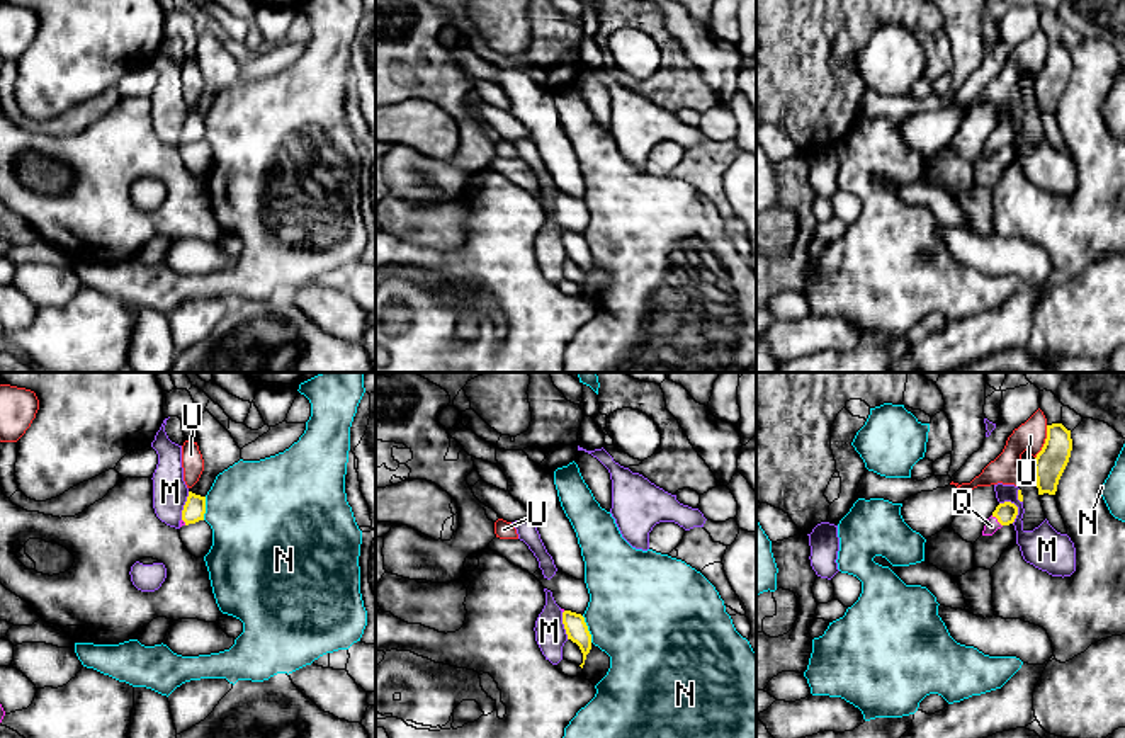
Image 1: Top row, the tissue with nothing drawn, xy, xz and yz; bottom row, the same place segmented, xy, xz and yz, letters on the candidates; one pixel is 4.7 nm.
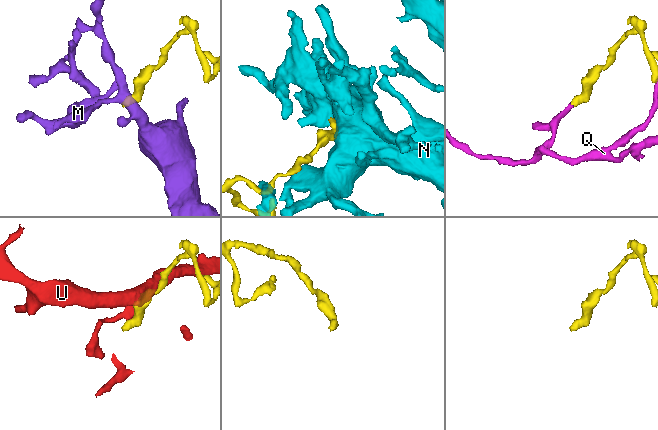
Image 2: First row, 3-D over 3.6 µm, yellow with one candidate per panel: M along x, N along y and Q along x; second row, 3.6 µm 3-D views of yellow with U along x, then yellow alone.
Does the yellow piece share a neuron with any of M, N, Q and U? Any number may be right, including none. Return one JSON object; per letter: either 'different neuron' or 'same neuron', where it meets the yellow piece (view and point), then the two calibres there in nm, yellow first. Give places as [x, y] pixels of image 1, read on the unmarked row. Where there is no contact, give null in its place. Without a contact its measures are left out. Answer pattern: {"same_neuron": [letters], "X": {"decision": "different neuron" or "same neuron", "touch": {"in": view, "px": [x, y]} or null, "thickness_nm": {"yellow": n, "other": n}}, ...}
{"same_neuron": ["Q"], "M": {"decision": "different neuron", "touch": {"in": "yz", "px": [1017, 126]}, "thickness_nm": {"yellow": 100, "other": 200}}, "N": {"decision": "different neuron", "touch": {"in": "xz", "px": [587, 249]}, "thickness_nm": {"yellow": 110, "other": 460}}, "Q": {"decision": "same neuron", "touch": {"in": "yz", "px": [998, 140]}, "thickness_nm": {"yellow": 100, "other": 70}}, "U": {"decision": "different neuron", "touch": {"in": "yz", "px": [1045, 62]}, "thickness_nm": {"yellow": 150, "other": 140}}}

